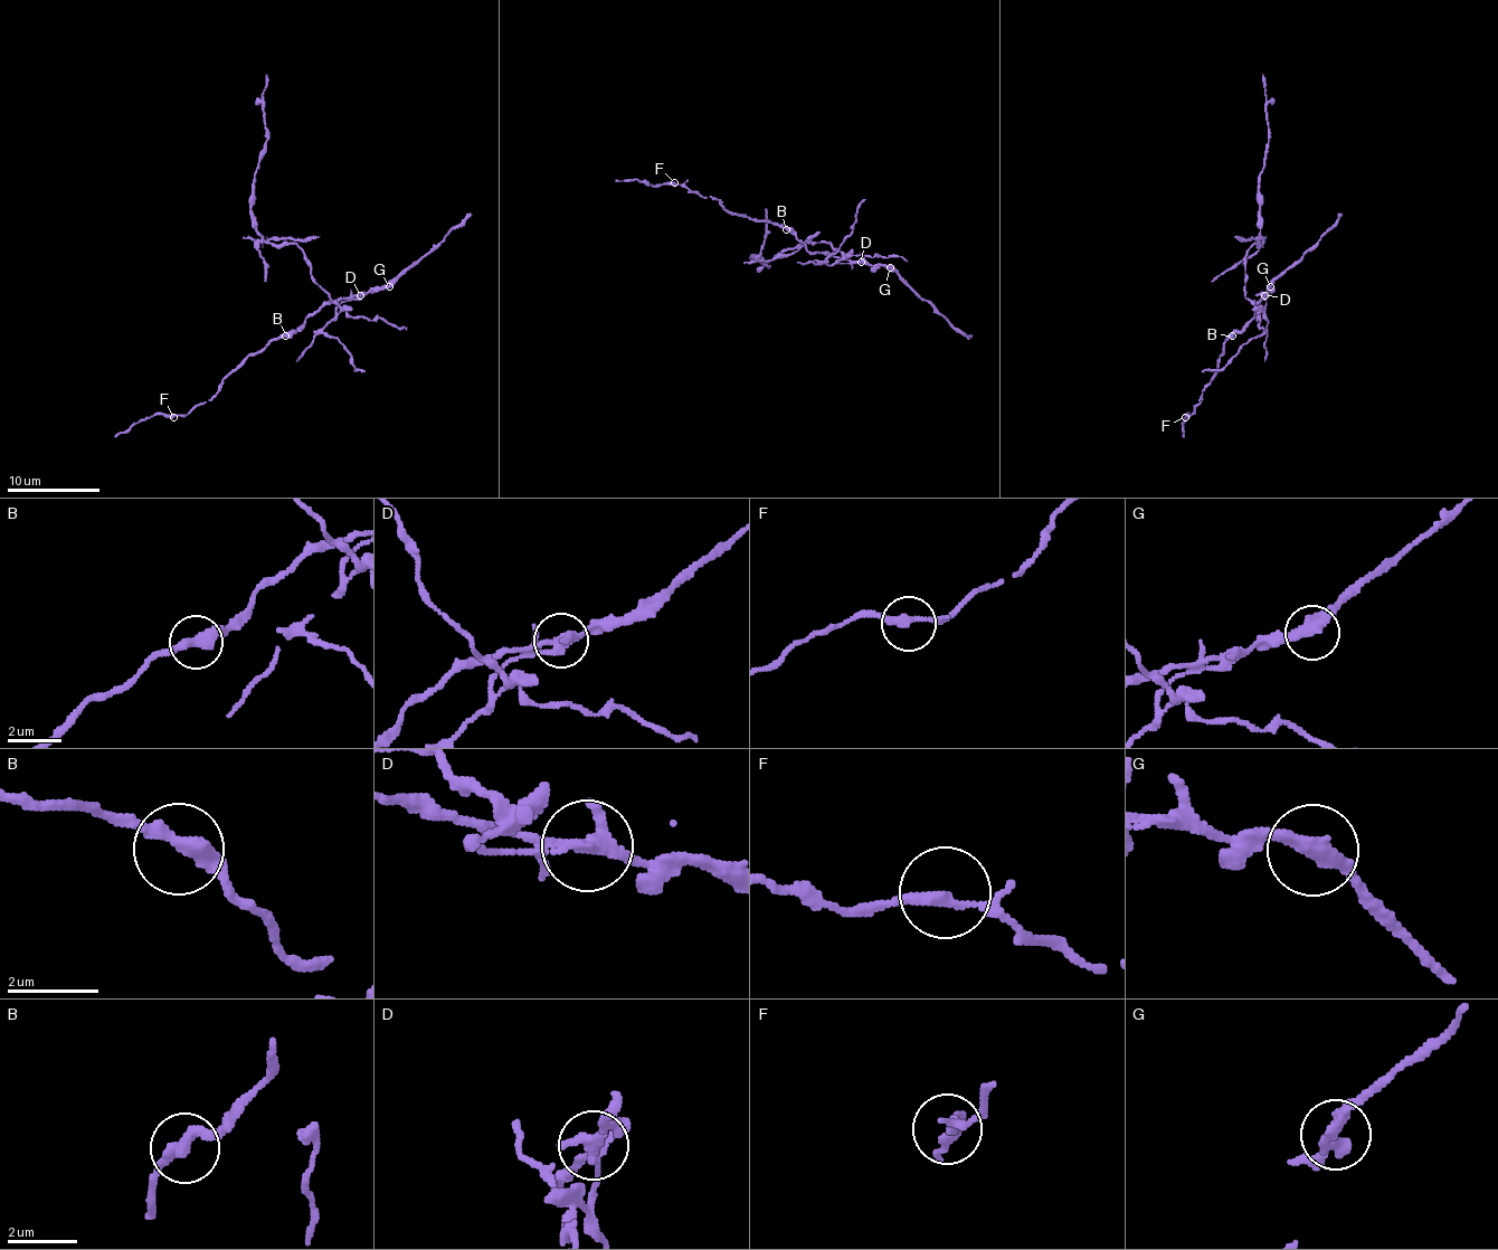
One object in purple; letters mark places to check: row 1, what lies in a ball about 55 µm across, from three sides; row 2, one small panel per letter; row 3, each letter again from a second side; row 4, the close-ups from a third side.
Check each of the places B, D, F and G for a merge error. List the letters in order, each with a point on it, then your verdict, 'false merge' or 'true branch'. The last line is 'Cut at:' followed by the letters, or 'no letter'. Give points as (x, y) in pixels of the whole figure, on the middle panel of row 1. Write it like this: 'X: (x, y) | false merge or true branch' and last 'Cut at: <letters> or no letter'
B: (786, 229) | true branch
D: (861, 262) | false merge
F: (674, 182) | true branch
G: (890, 267) | true branch
Cut at: D

